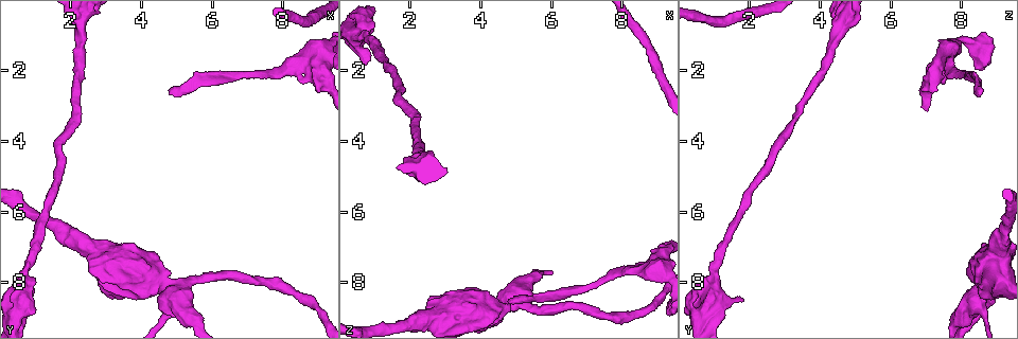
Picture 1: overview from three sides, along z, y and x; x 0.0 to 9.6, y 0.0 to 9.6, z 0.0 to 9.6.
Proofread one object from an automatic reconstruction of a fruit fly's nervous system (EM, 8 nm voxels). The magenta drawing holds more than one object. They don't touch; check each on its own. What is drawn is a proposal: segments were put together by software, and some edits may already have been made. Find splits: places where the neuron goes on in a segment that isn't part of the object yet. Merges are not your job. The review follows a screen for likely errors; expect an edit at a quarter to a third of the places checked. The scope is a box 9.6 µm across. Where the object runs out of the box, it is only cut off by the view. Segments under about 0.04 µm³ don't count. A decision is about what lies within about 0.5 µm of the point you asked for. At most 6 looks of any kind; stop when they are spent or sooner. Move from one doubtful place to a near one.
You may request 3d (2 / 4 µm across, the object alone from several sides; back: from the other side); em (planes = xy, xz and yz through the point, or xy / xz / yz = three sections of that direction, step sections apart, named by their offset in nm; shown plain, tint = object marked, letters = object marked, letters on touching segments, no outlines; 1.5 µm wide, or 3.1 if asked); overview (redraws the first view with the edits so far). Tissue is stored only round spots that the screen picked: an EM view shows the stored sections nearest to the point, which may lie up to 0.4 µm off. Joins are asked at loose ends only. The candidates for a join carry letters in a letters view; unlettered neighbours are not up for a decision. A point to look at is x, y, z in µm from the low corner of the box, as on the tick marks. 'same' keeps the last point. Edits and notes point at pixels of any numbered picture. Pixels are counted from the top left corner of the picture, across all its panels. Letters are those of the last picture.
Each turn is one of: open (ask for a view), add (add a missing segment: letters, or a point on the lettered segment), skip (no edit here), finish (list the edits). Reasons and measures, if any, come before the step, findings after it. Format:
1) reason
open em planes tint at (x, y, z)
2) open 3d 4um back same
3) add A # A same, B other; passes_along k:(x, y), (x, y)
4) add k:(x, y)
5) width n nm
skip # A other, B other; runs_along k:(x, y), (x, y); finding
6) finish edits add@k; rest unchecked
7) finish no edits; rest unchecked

free end
open em planes letters at (8.50, 2.35, 7.50)

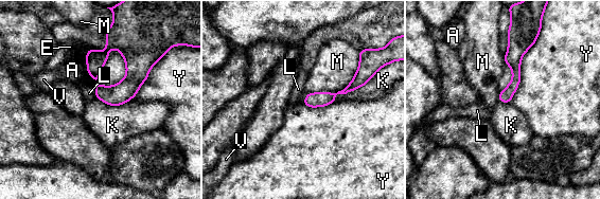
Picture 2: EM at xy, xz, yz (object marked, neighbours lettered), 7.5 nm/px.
skip # A other, E other, K other, L other, M other, V other, Y other; none of them fits

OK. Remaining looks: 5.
long arm stops here
open em xy step 4 tint at (4.75, 2.65, 8.60)

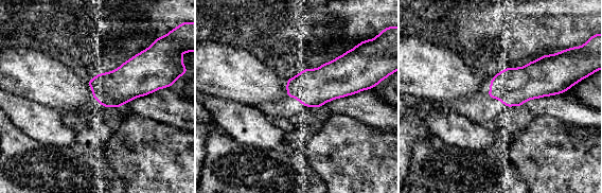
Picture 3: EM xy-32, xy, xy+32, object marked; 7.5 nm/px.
open em planes letters same

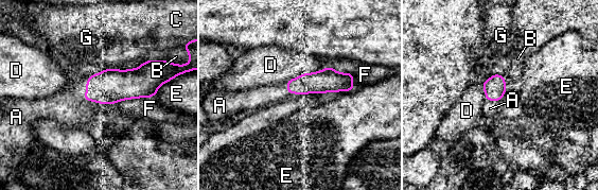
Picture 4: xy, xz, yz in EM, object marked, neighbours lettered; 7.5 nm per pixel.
add A # A same, B other, C other, D other, E other, F other, G other; it goes on there

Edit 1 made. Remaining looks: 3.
open overview

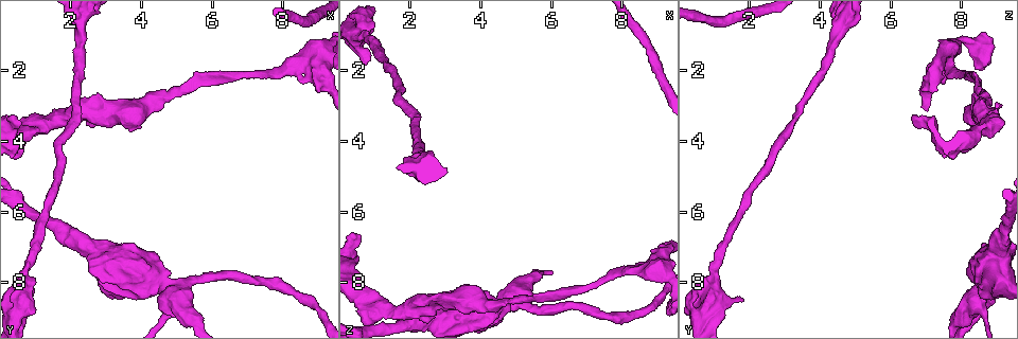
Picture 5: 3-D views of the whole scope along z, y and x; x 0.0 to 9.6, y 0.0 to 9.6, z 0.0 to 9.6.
branch stops here
open em planes letters at (0.75, 8.50, 1.80)

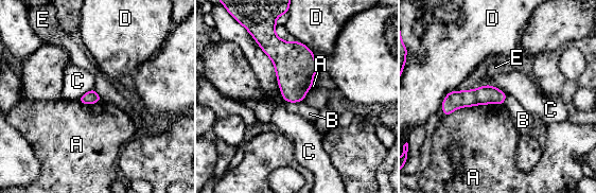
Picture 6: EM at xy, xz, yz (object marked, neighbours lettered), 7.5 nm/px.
longest_contact C 550 nm
skip # A other, B other, C other, D other, E other; no lettered segment goes on from it

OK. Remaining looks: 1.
finish edits add@4; rest unchecked

